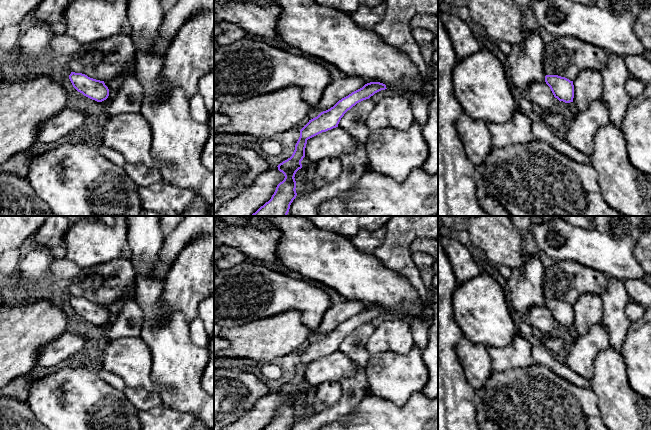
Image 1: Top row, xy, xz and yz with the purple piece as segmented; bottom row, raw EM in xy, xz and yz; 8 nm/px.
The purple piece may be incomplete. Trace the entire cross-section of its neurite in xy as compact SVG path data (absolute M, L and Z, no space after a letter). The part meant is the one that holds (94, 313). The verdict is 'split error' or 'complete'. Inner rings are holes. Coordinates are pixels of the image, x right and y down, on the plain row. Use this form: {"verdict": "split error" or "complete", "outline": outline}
{"verdict": "complete", "outline": "M71 296L69 303L73 311L84 320L102 326L109 320L109 313L104 305L96 304L82 297Z"}

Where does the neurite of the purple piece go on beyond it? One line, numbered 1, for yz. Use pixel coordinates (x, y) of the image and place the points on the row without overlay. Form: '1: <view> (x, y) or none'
1: none

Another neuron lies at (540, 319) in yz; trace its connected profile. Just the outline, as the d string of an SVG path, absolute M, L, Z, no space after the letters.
M533 306L526 314L525 319L541 335L555 334L556 327L559 325L554 321L547 308Z

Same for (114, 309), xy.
M135 286L134 291L127 296L123 297L121 300L111 303L108 305L104 305L105 309L109 313L109 320L106 324L102 325L101 328L105 329L106 331L115 323L116 319L122 312L123 306L126 304L129 300L135 300L136 301L136 292L135 292Z

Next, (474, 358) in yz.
M462 336L456 346L456 353L469 384L474 390L482 389L484 382L492 372L487 347L483 344L475 344Z

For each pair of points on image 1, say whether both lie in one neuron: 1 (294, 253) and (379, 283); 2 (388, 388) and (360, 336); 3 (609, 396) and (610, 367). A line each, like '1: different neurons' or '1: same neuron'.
1: same neuron
2: different neurons
3: same neuron

